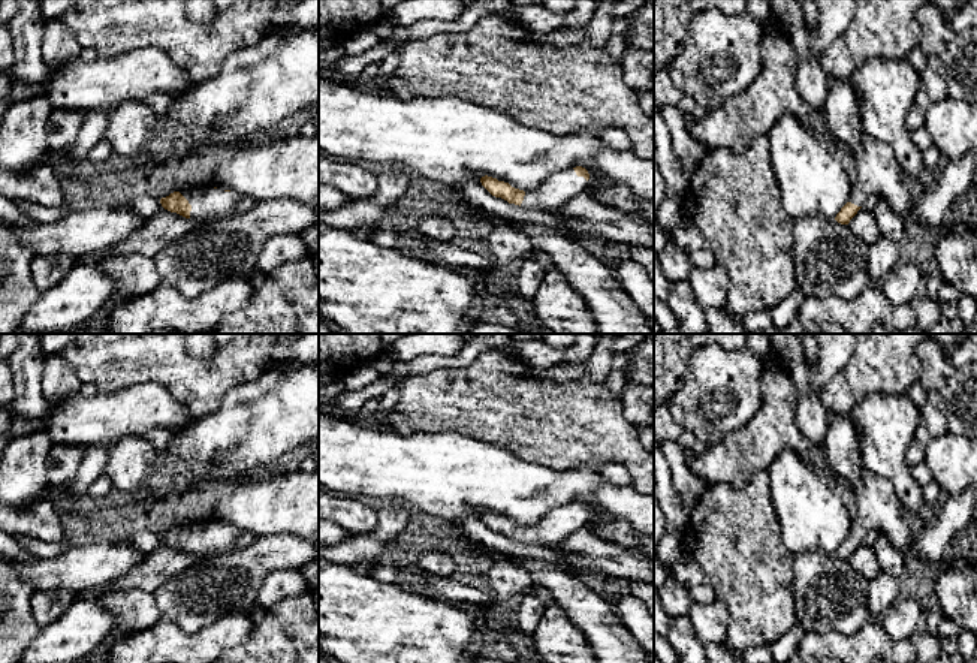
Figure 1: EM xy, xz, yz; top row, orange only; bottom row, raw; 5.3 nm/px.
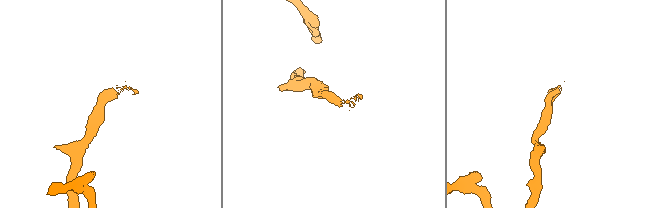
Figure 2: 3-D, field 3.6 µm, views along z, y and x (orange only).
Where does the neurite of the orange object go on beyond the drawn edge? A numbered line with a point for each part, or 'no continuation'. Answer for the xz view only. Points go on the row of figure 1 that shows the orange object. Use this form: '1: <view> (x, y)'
1: xz (558, 189)

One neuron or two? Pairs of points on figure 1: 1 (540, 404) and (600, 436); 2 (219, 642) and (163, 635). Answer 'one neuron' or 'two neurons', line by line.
1: one neuron
2: one neuron

